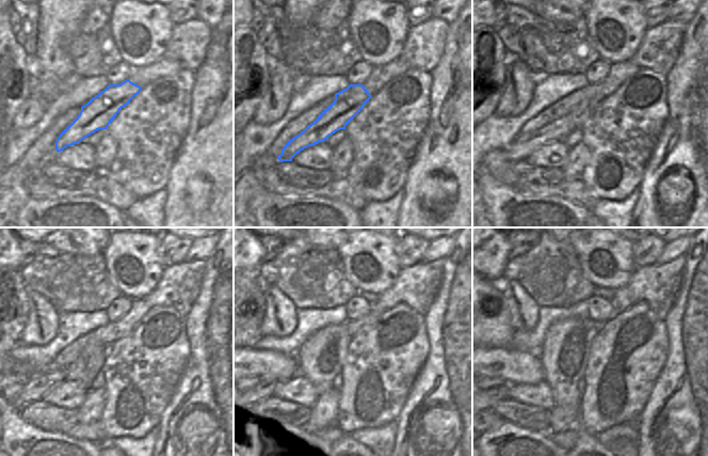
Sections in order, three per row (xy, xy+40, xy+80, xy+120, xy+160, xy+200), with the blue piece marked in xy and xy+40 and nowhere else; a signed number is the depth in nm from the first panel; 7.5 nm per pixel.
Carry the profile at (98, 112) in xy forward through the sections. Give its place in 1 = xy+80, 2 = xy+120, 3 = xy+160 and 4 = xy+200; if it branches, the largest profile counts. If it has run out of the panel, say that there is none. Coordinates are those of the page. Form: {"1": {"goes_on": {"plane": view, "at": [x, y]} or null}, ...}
{"1": {"goes_on": {"plane": "xy+80", "at": [524, 144]}}, "2": {"goes_on": {"plane": "xy+120", "at": [34, 388]}}, "3": {"goes_on": {"plane": "xy+160", "at": [255, 399]}}, "4": {"goes_on": {"plane": "xy+200", "at": [494, 395]}}}

